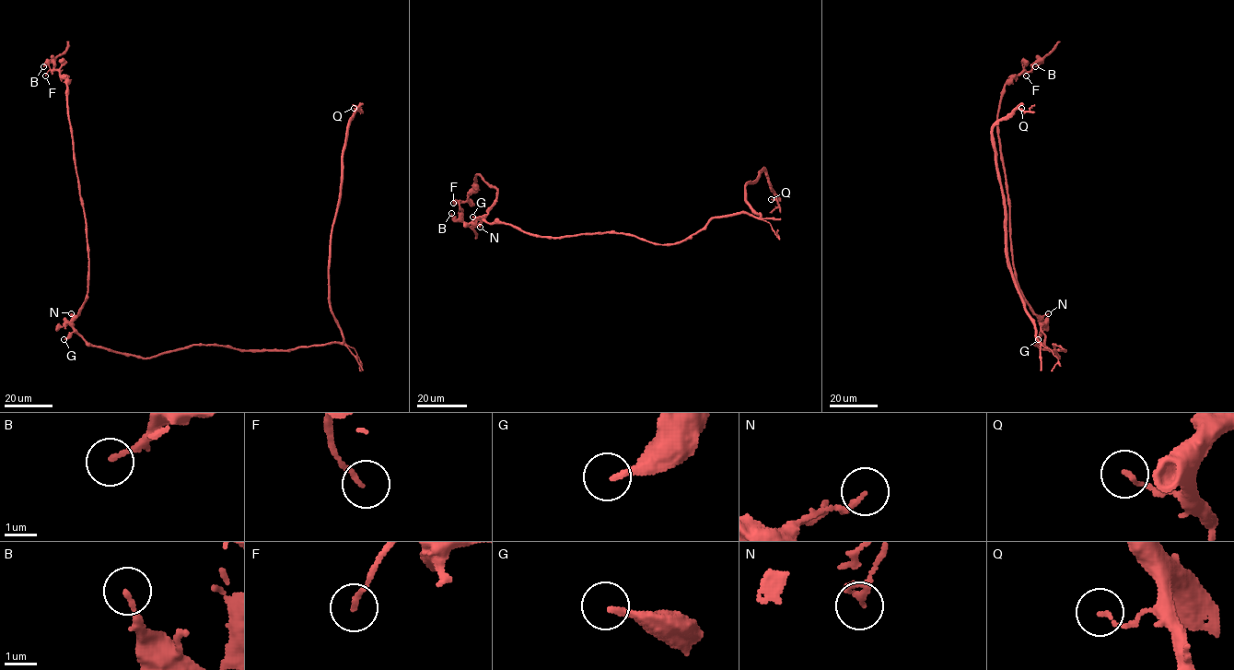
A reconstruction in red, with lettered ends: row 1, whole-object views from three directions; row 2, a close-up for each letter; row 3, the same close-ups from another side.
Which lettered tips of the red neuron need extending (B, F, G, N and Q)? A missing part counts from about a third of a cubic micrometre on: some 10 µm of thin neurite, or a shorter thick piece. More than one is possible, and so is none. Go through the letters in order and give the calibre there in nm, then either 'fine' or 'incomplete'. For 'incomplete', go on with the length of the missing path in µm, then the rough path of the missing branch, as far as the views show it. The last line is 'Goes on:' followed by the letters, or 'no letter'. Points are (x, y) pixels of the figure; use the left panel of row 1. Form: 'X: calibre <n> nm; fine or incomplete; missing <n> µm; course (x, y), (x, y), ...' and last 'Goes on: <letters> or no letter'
B: calibre 150 nm; fine
F: calibre 140 nm; fine
G: calibre 190 nm; incomplete; missing 25 µm
N: calibre 240 nm; fine
Q: calibre 110 nm; fine
Goes on: G

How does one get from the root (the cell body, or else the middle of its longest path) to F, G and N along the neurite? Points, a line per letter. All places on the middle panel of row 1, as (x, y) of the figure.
F: (592, 233), (535, 236), (488, 223), (481, 218), (497, 190), (479, 174), (468, 199), (453, 203)
G: (592, 233), (562, 238), (535, 236), (508, 224), (487, 223), (482, 217), (472, 217)
N: (592, 233), (562, 238), (535, 236), (508, 224), (488, 223), (483, 219), (480, 219), (480, 227)

